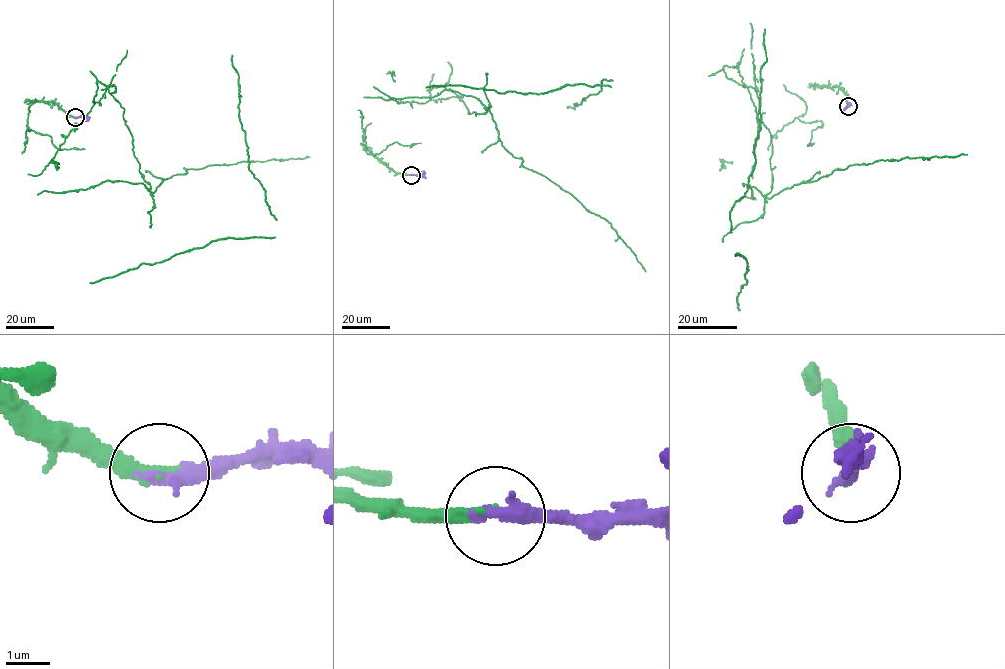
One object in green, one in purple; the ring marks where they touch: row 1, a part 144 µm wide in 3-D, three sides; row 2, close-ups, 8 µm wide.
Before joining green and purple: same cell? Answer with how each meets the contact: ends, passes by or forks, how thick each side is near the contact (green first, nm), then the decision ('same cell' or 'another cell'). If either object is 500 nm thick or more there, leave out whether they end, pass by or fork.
green ends | purple ends | 260/400 nm | same cell

